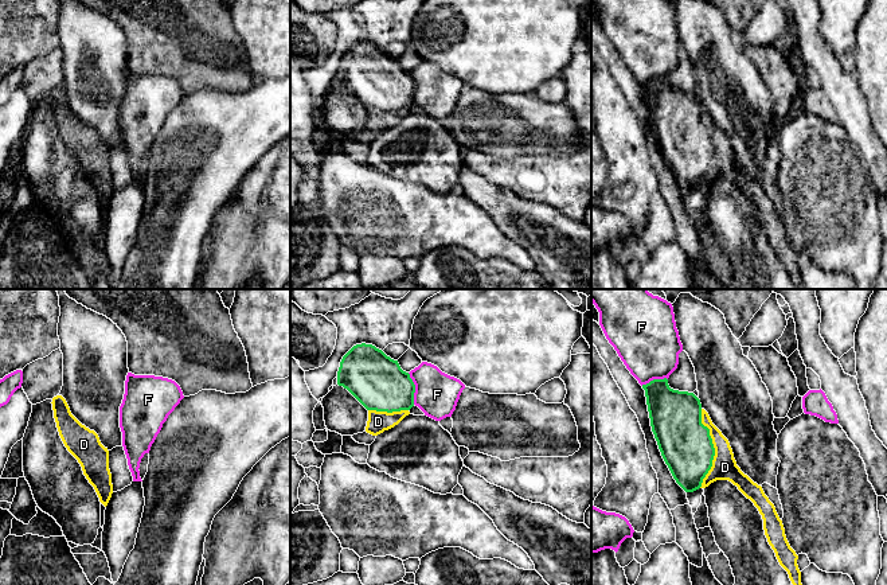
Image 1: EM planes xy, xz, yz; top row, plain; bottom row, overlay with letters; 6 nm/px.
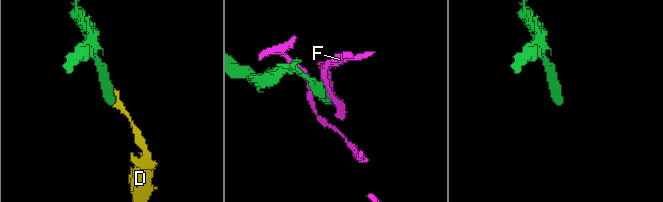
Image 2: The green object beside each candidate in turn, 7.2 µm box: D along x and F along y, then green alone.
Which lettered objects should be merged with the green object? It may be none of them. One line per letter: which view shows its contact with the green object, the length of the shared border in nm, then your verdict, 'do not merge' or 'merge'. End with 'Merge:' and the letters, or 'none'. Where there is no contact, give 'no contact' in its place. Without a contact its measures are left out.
D: contact in yz; length 480 nm; merge
F: contact in xz; length 200 nm; do not merge
Merge: D

